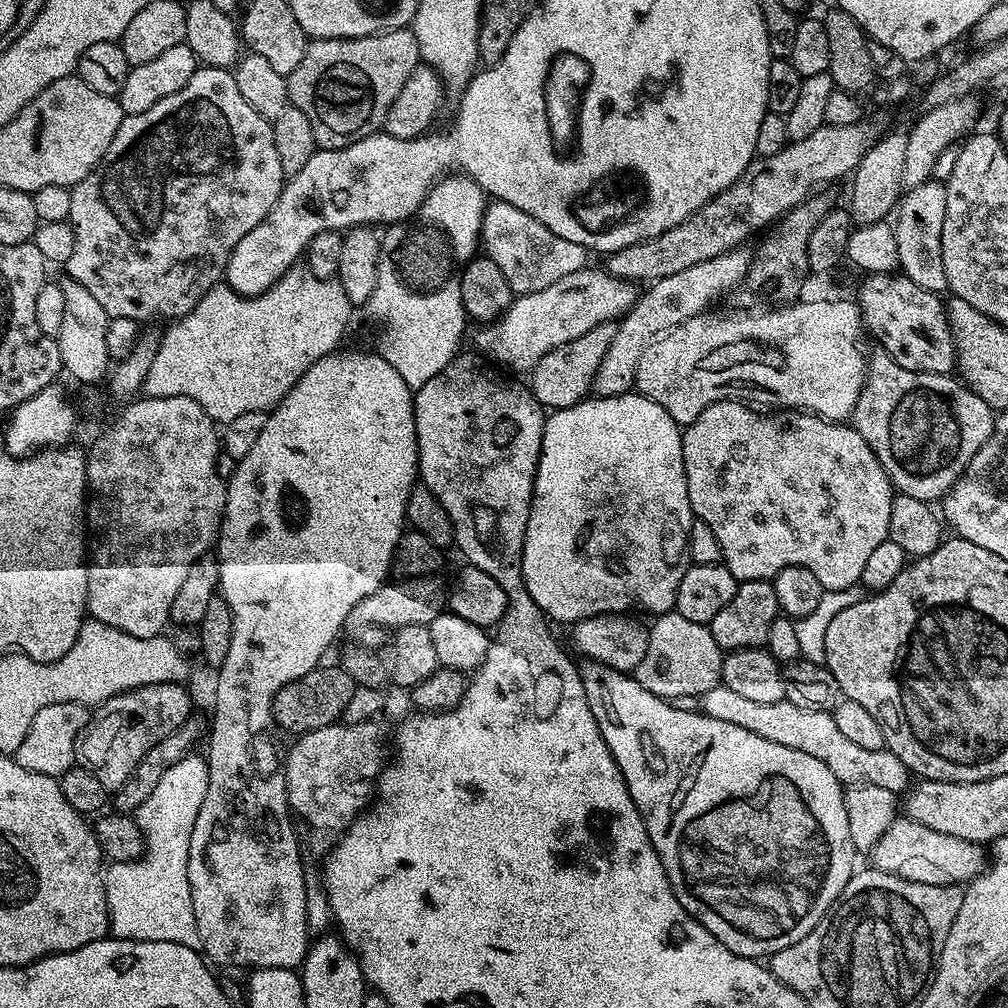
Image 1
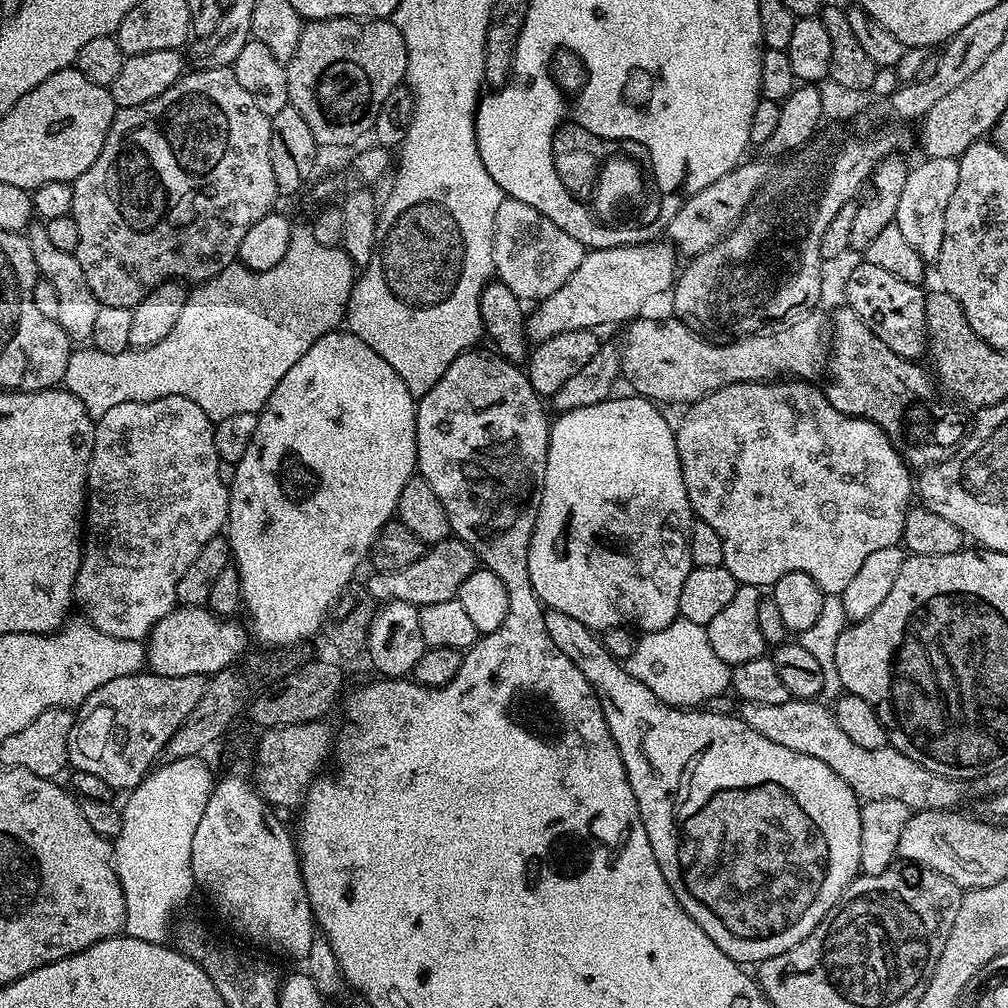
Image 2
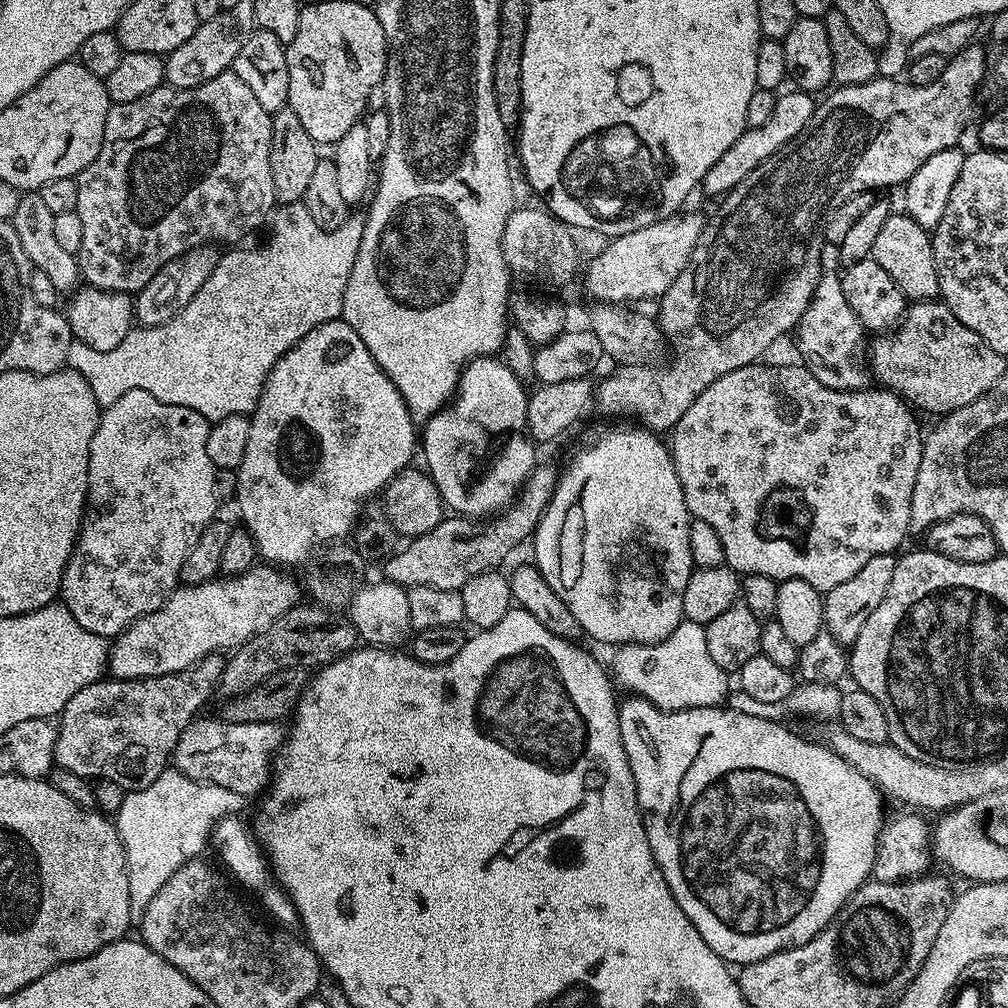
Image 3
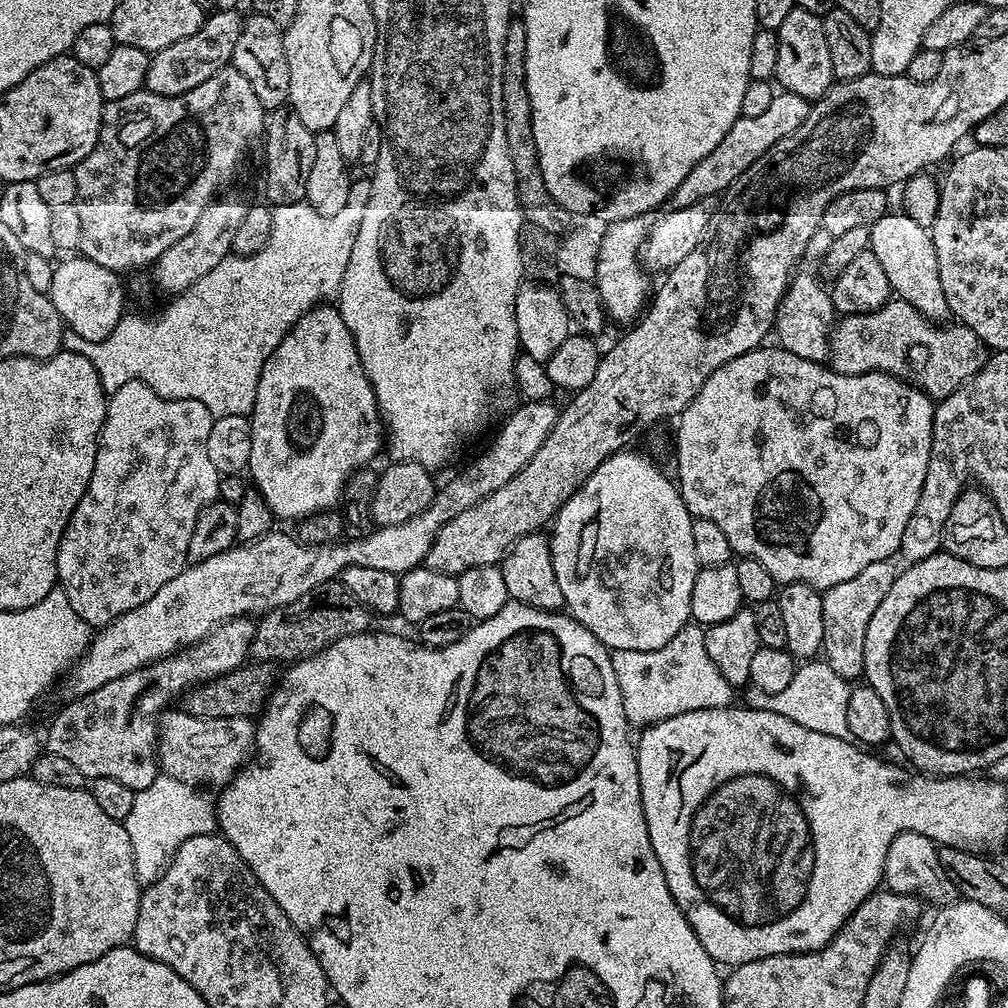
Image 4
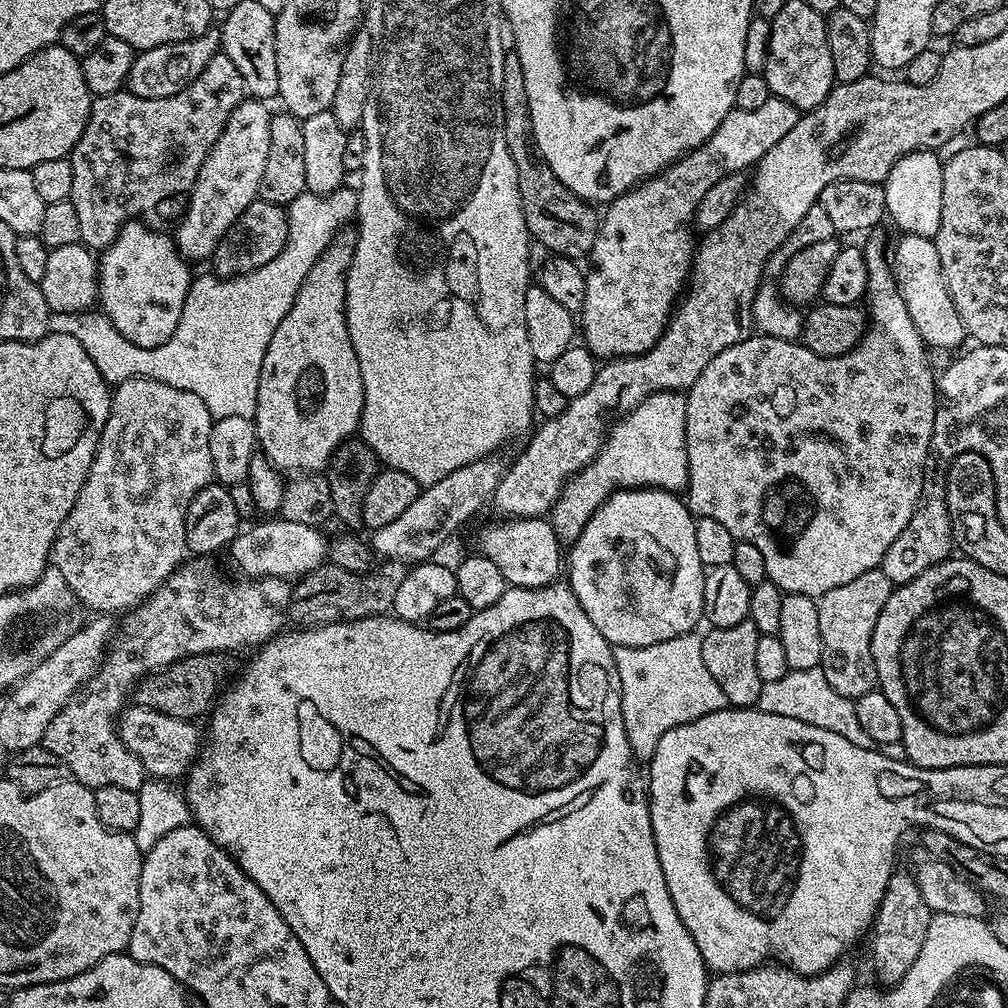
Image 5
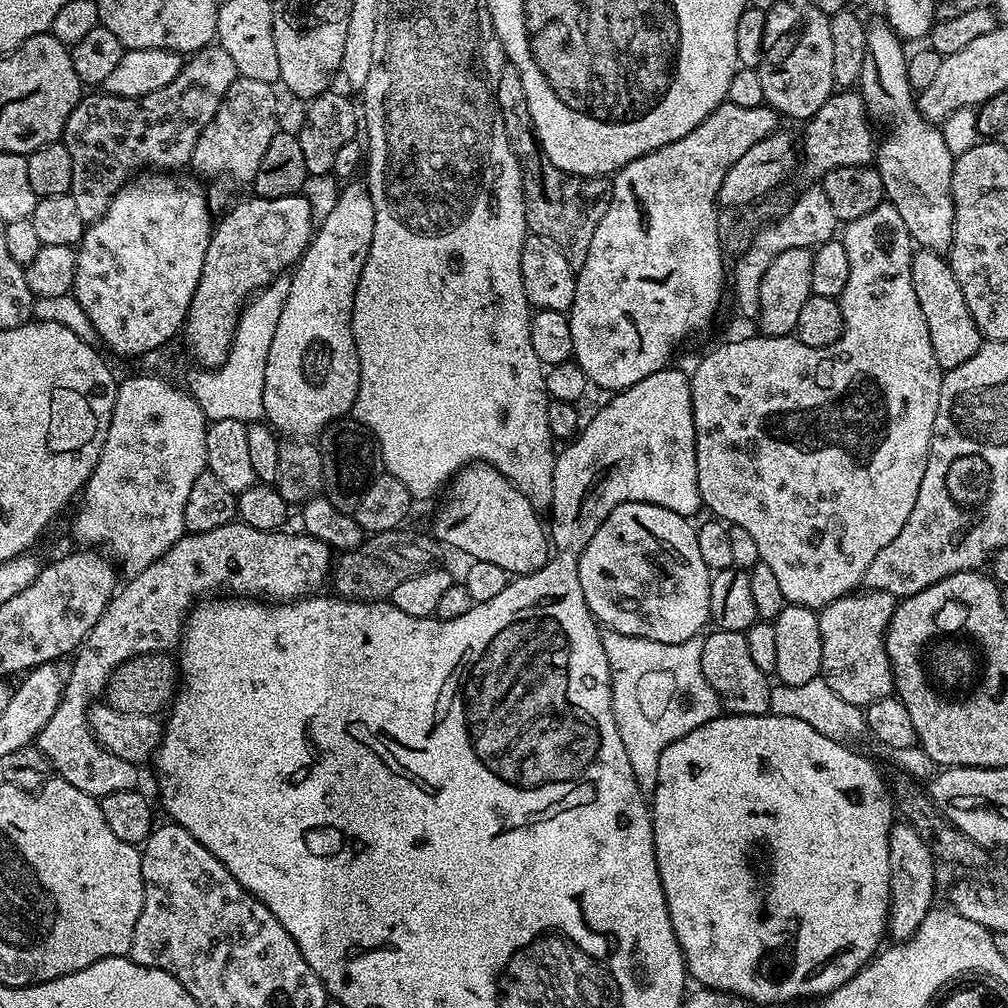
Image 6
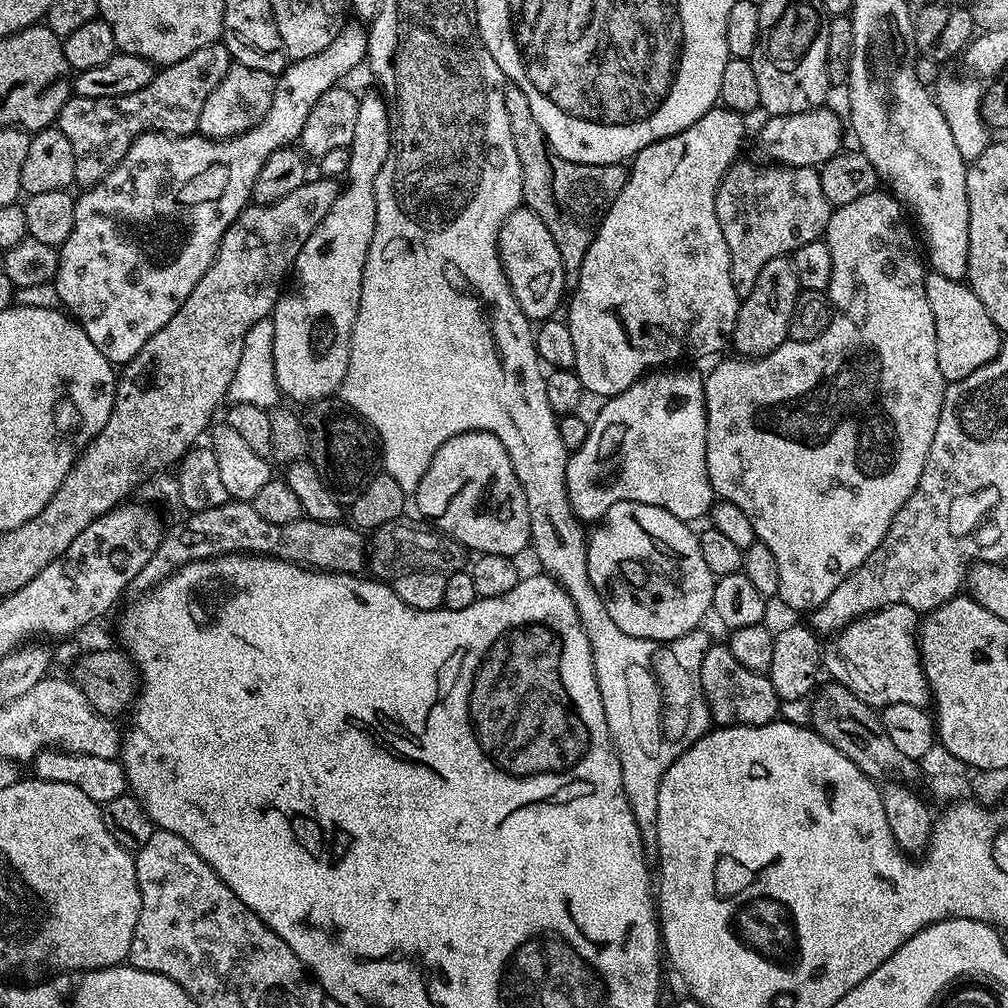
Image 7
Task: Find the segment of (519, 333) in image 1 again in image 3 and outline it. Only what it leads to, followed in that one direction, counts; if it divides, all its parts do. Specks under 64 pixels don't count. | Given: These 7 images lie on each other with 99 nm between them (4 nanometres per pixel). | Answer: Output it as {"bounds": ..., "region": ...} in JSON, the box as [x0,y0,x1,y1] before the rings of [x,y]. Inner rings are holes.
{"bounds":[584,212,706,305],"region":[[[687,212],[667,216],[666,219],[654,222],[650,226],[642,226],[642,230],[611,237],[606,248],[586,264],[588,273],[584,276],[584,288],[593,296],[593,301],[601,304],[627,305],[629,302],[636,302],[632,300],[655,301],[663,296],[665,290],[674,282],[674,278],[678,278],[678,274],[682,274],[682,270],[690,262],[706,227],[705,217],[703,220],[698,213]]]}

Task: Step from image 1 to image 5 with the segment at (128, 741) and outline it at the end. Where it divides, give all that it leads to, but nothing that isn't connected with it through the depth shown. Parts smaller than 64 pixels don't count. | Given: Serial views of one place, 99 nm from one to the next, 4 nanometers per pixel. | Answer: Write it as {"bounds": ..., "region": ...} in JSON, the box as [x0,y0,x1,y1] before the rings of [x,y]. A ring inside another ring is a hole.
{"bounds":[42,558,293,792],"region":[[[192,558],[187,562],[180,565],[176,571],[168,575],[168,579],[164,583],[159,584],[158,587],[147,596],[146,599],[140,601],[135,608],[131,609],[123,617],[124,624],[128,628],[136,628],[129,636],[124,636],[113,639],[110,647],[107,649],[106,655],[96,673],[88,679],[88,683],[72,697],[70,703],[64,707],[62,711],[54,718],[54,722],[50,722],[50,726],[46,730],[44,739],[42,741],[43,747],[49,748],[54,754],[58,754],[58,758],[62,758],[62,762],[66,762],[71,779],[77,780],[79,784],[85,784],[90,789],[101,788],[102,786],[123,786],[125,790],[134,790],[139,792],[141,786],[144,784],[146,779],[146,773],[142,762],[138,762],[138,758],[134,758],[134,754],[130,754],[130,750],[126,750],[126,746],[122,742],[120,733],[118,731],[117,720],[121,712],[124,711],[126,705],[130,700],[130,693],[135,689],[136,685],[140,683],[144,677],[148,676],[152,672],[156,672],[160,668],[168,668],[174,662],[179,660],[185,660],[188,656],[204,656],[207,652],[214,652],[217,654],[233,654],[232,652],[240,652],[243,648],[249,648],[249,650],[255,650],[261,647],[265,641],[272,639],[273,636],[277,635],[278,628],[276,623],[279,622],[280,616],[282,620],[282,613],[287,609],[288,605],[292,603],[292,590],[293,585],[289,583],[287,579],[279,576],[261,576],[259,578],[244,578],[241,579],[241,584],[231,584],[228,580],[223,580],[222,577],[216,573],[216,568],[212,564],[207,564],[209,561],[204,558]]]}

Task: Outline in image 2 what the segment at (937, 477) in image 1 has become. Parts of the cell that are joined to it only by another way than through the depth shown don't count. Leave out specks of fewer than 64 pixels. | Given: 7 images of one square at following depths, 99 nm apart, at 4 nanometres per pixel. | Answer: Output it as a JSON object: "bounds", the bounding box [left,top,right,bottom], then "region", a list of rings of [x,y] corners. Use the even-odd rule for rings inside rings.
{"bounds":[826,306,966,470],"region":[[[841,306],[830,316],[830,351],[826,357],[826,376],[832,379],[832,385],[826,388],[830,406],[834,406],[834,410],[842,410],[842,414],[875,422],[912,470],[932,468],[948,460],[966,435],[966,420],[964,424],[964,416],[959,412],[961,409],[942,395],[929,369],[927,372],[920,366],[915,360],[904,360],[894,354],[894,350],[890,350],[890,346],[886,346],[886,342],[882,342],[882,338],[878,338],[878,334],[874,334],[874,330],[870,330],[870,326],[866,326],[866,322],[862,322],[862,318],[858,318],[852,308]]]}

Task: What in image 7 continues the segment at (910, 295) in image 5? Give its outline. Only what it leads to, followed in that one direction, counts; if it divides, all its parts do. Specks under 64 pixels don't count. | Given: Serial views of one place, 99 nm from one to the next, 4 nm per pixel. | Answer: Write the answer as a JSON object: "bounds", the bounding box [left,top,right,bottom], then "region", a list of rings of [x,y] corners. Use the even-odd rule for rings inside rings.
{"bounds":[924,271,1002,382],"region":[[[929,271],[924,277],[924,285],[926,302],[930,302],[930,310],[934,310],[938,370],[942,370],[948,382],[966,378],[1000,353],[1002,333],[990,314],[986,314],[986,306],[978,302],[978,294],[974,294],[967,283]]]}

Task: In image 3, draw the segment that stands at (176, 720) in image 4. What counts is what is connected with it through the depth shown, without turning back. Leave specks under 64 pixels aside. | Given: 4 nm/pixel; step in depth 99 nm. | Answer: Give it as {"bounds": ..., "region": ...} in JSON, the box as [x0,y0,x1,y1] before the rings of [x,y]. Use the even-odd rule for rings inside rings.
{"bounds":[174,718,286,798],"region":[[[197,718],[178,738],[174,753],[175,771],[186,774],[195,780],[201,780],[204,784],[222,786],[222,790],[230,790],[242,798],[248,796],[259,797],[269,787],[274,775],[274,761],[286,739],[286,728],[280,722],[238,722],[230,724],[223,718],[217,720],[204,720]]]}

